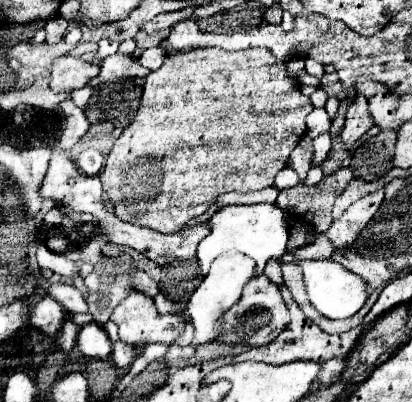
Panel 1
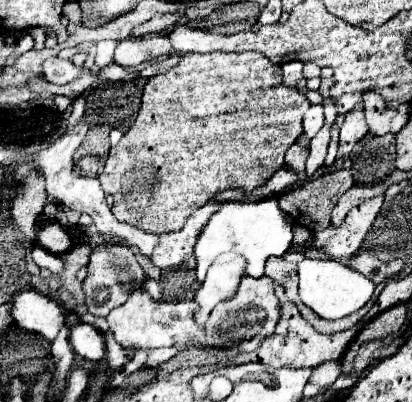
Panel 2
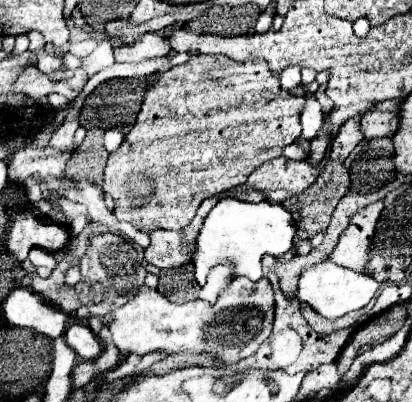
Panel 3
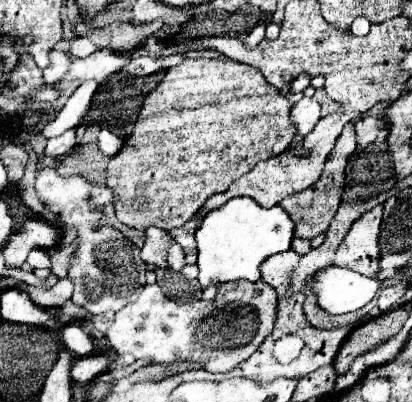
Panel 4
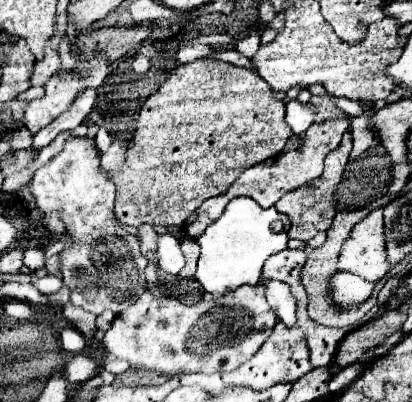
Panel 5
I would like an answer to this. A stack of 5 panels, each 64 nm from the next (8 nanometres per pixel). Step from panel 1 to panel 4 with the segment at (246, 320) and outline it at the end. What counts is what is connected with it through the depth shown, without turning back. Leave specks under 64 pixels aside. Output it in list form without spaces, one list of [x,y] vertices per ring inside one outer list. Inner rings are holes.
[[[264,280],[222,284],[214,300],[196,300],[178,304],[168,298],[158,284],[144,286],[136,302],[116,312],[106,340],[114,354],[132,354],[150,364],[194,362],[208,372],[230,372],[250,358],[264,338],[272,332],[276,320],[278,296]]]

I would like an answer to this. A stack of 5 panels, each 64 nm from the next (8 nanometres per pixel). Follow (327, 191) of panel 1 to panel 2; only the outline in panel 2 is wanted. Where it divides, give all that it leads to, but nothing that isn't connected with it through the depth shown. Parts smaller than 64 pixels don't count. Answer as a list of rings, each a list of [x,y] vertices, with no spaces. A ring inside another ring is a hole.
[[[350,170],[326,172],[320,178],[308,180],[304,186],[278,198],[278,206],[288,212],[298,224],[310,232],[320,232],[330,226],[330,212],[336,200],[354,184]]]

